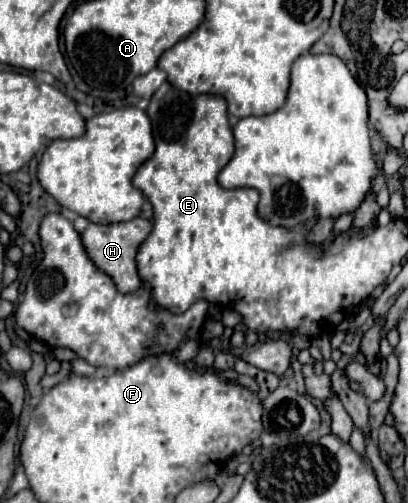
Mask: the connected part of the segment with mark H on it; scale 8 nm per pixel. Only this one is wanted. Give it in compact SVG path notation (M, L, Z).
M132 218L128 222L118 222L118 224L88 224L86 230L82 232L82 242L84 242L84 248L88 252L88 258L92 260L92 264L108 274L116 286L118 292L126 294L126 292L134 292L142 286L142 280L138 278L138 272L136 272L136 252L138 252L138 246L146 240L146 236L152 232L152 222L150 220L144 220L144 218Z

